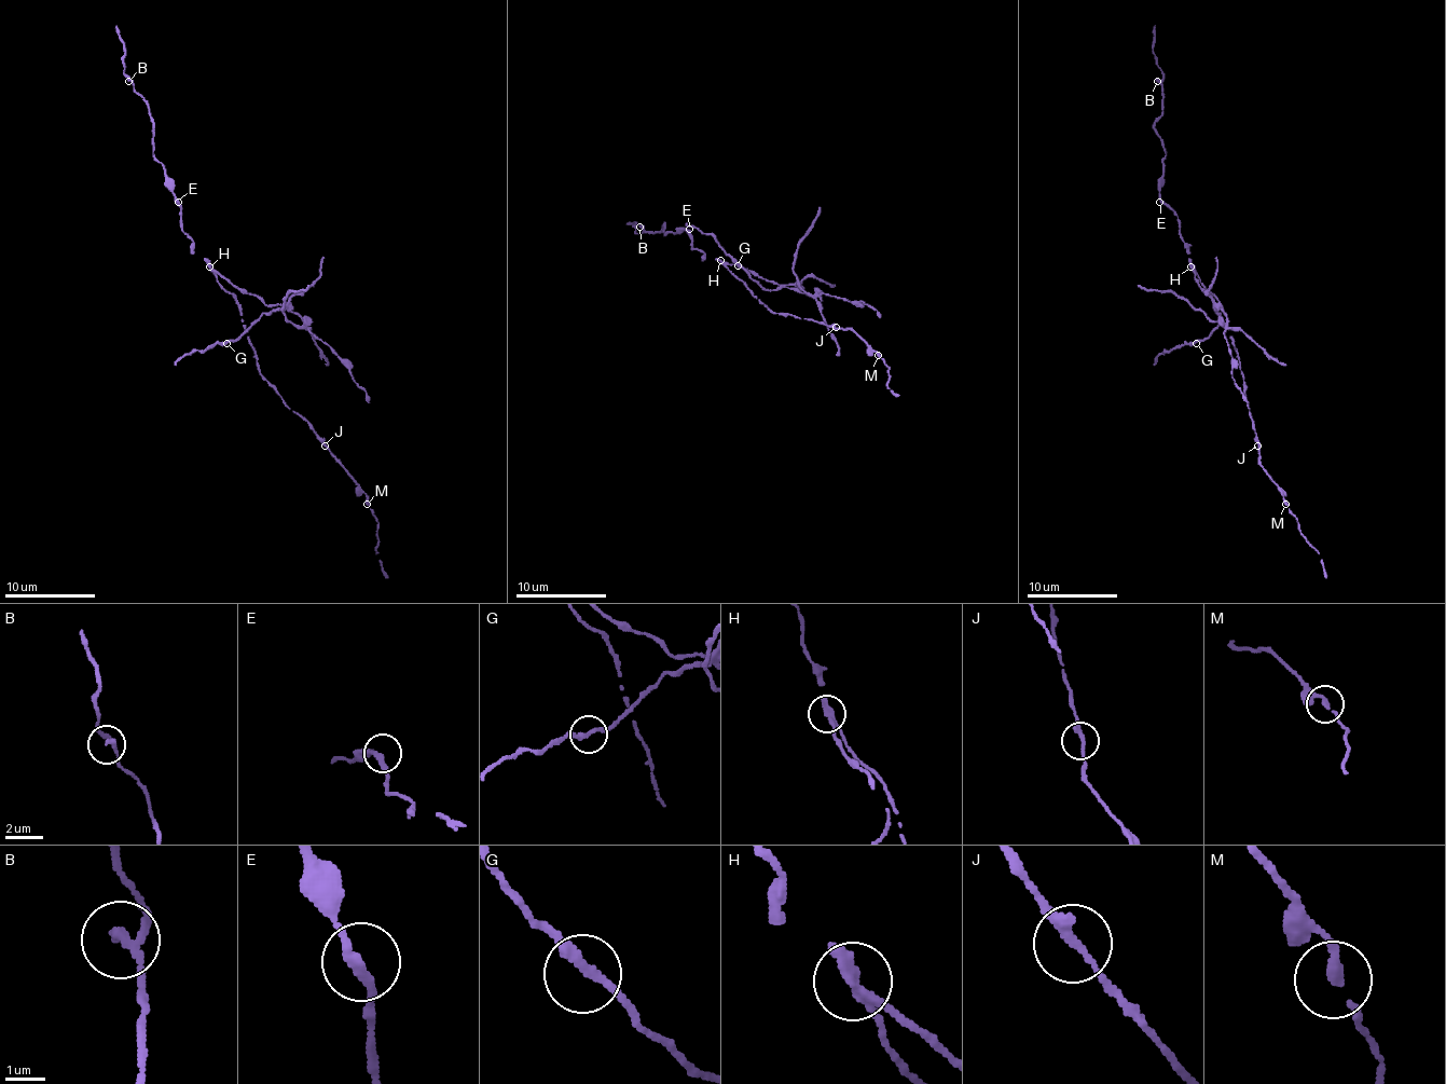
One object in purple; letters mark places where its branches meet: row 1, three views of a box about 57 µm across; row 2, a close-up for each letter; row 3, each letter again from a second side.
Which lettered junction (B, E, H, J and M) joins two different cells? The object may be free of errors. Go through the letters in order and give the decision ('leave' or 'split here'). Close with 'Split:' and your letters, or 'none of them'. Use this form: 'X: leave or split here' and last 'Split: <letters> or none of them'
B: leave
E: leave
H: split here
J: leave
M: leave
Split: H

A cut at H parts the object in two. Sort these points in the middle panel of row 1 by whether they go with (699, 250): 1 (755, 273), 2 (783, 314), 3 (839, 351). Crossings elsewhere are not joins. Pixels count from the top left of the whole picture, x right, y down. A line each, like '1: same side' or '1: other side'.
1: other side
2: same side
3: other side

